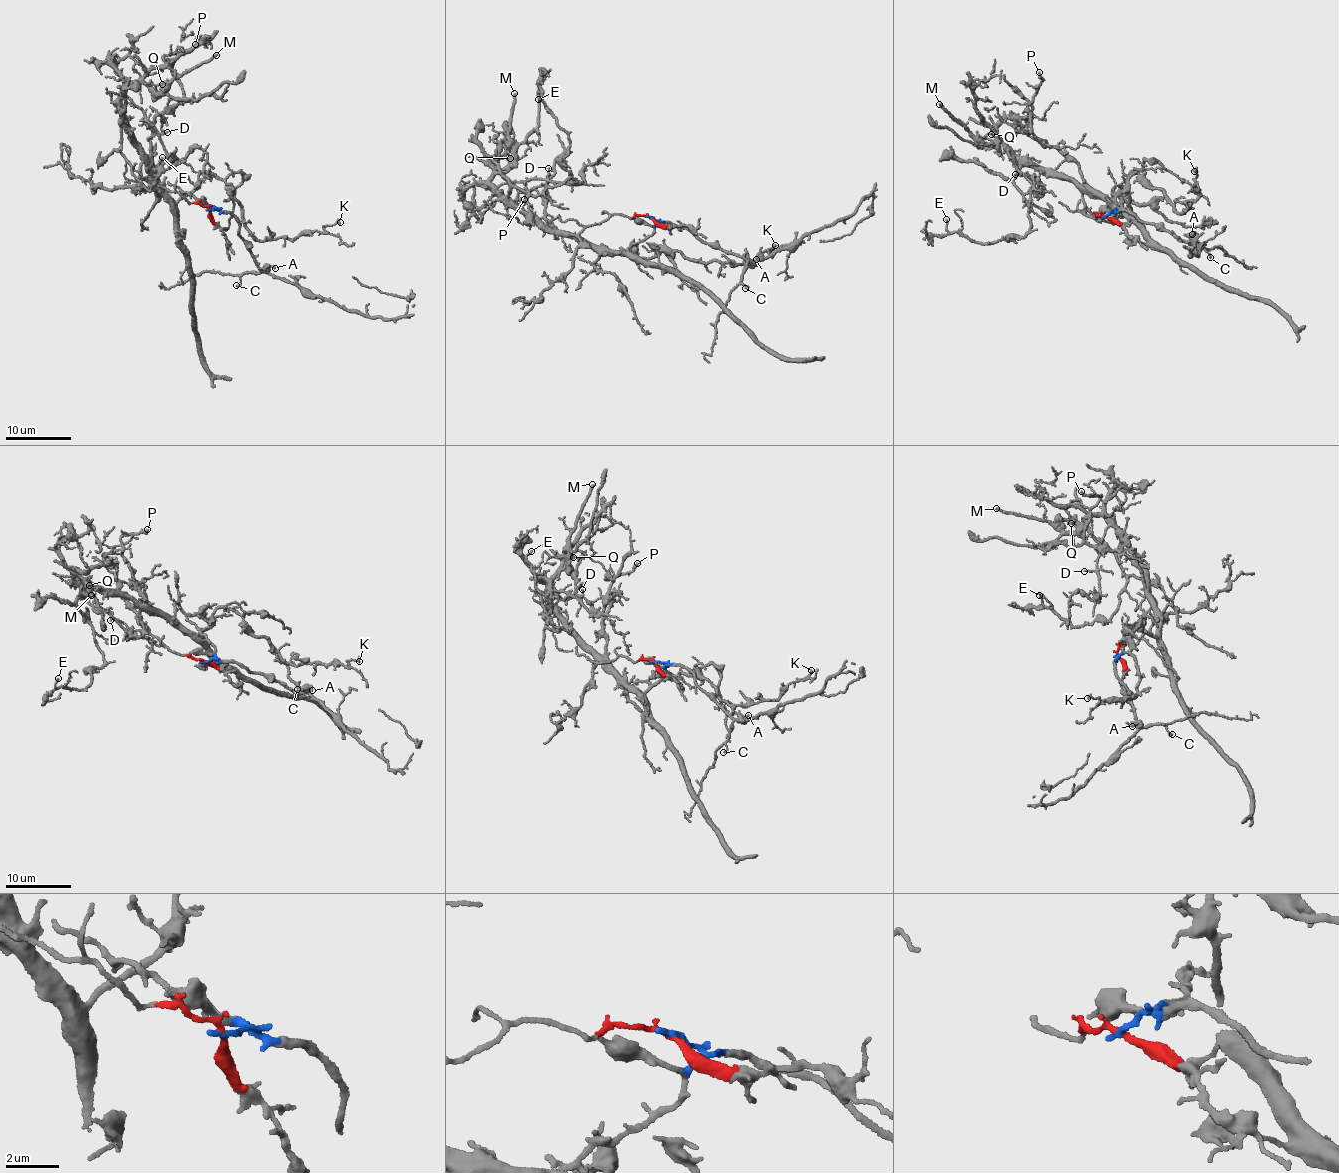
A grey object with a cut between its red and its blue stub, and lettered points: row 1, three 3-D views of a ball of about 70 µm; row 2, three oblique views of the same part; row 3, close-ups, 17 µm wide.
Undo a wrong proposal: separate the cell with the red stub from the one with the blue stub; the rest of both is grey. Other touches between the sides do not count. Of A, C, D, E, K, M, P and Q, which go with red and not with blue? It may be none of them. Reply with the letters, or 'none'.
D, E, K, M, P, Q

